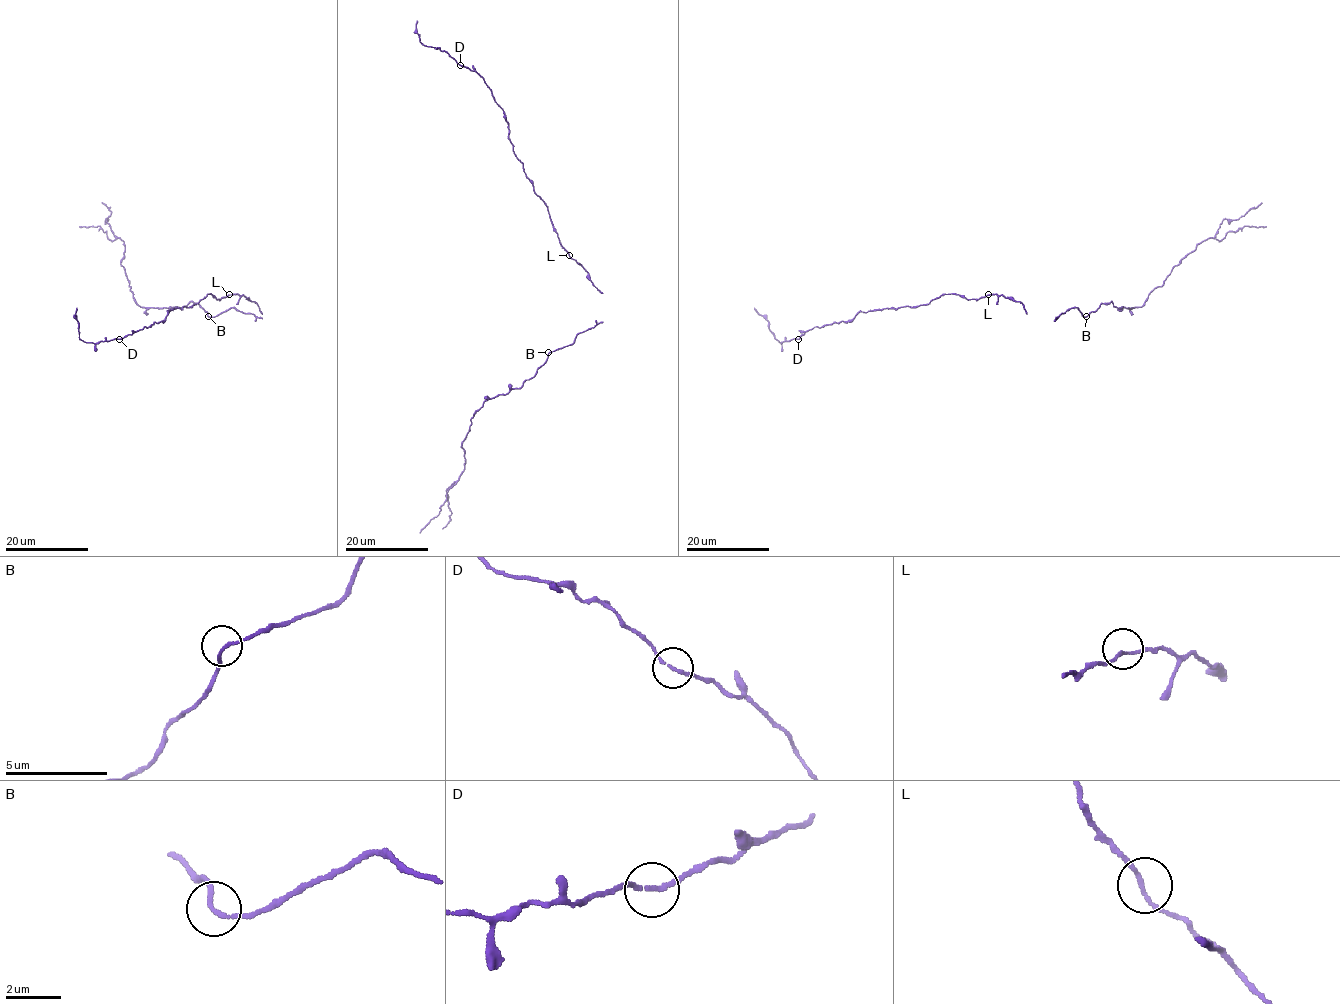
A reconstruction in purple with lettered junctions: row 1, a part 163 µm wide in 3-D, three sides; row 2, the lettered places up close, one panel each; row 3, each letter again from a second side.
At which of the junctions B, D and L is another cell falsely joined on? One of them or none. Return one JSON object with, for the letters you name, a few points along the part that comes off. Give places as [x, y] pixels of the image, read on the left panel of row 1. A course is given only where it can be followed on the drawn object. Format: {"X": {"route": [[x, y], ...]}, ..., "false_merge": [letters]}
{"false_merge": []}

